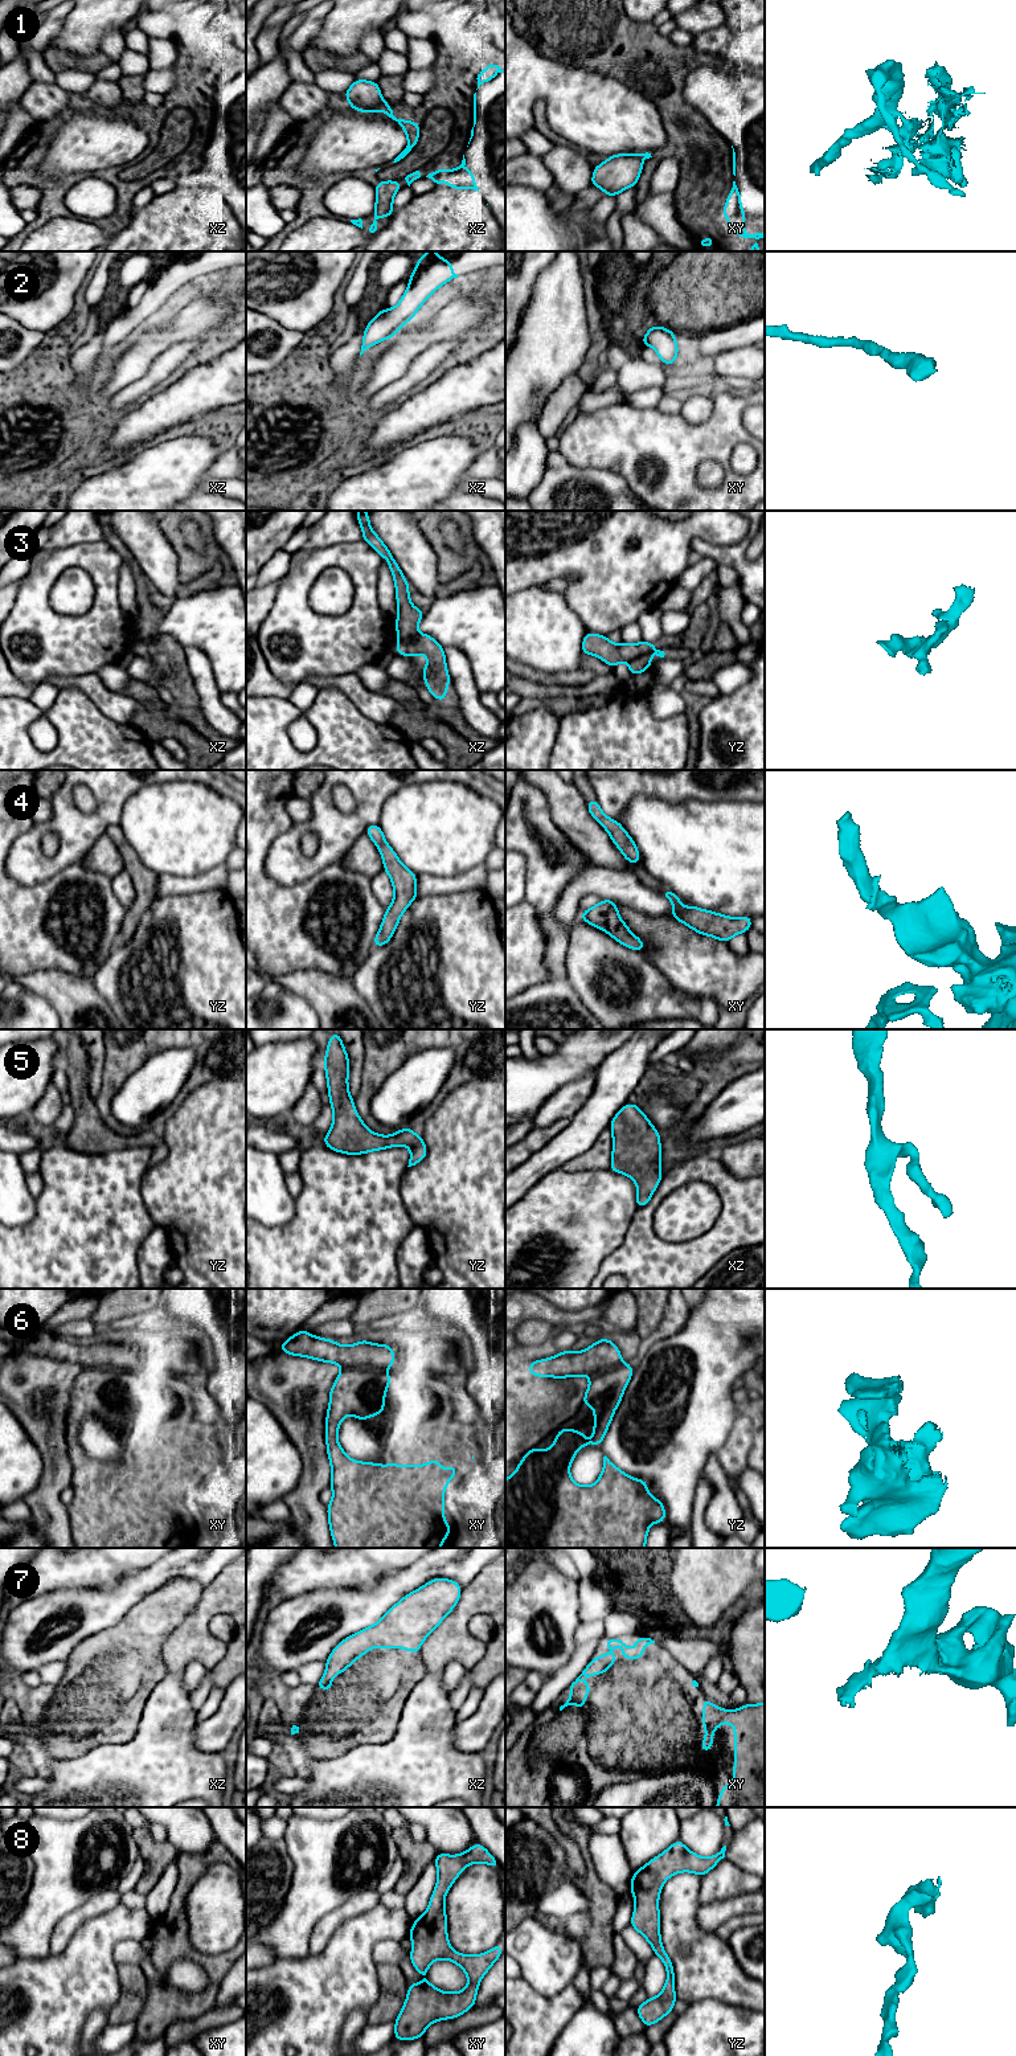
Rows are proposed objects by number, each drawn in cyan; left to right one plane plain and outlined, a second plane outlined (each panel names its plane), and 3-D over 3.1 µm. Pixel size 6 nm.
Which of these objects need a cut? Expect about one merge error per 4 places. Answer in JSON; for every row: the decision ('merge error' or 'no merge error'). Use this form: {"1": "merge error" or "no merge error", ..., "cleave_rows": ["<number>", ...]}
{"1": "merge error", "2": "no merge error", "3": "merge error", "4": "no merge error", "5": "no merge error", "6": "no merge error", "7": "no merge error", "8": "no merge error", "cleave_rows": ["1", "3"]}

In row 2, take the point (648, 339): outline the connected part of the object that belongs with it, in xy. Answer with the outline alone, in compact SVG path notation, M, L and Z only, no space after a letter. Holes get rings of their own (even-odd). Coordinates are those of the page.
M652 324L643 336L640 347L644 345L654 347L663 364L672 365L676 363L679 348L676 335L671 329Z

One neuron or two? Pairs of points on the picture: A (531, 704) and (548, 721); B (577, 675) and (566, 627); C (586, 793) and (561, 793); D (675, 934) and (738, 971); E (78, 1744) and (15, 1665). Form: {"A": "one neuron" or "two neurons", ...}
{"A": "two neurons", "B": "two neurons", "C": "two neurons", "D": "one neuron", "E": "two neurons"}

